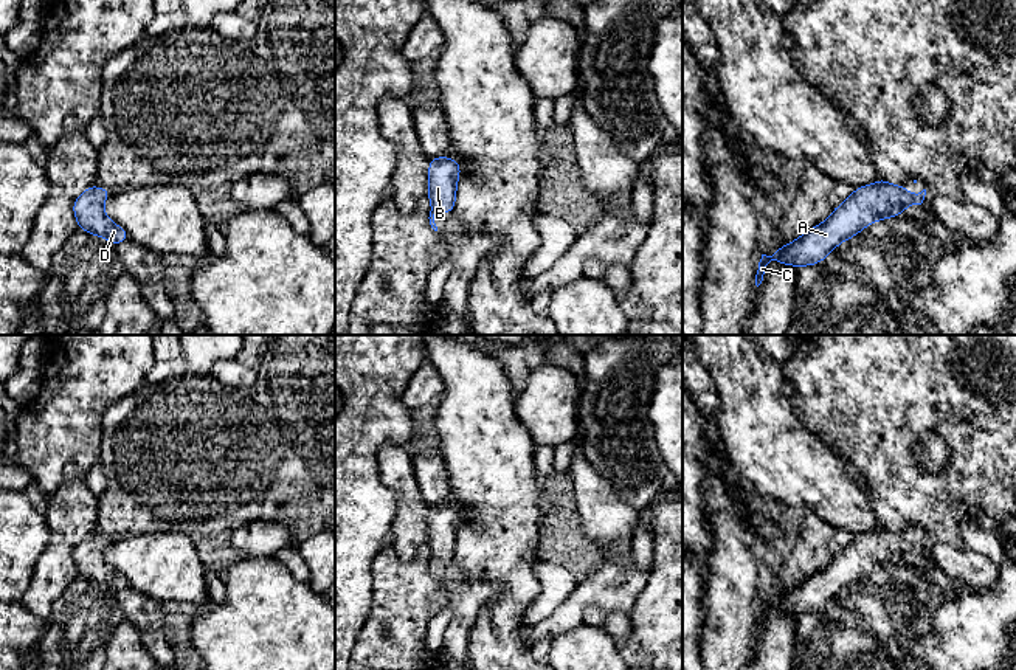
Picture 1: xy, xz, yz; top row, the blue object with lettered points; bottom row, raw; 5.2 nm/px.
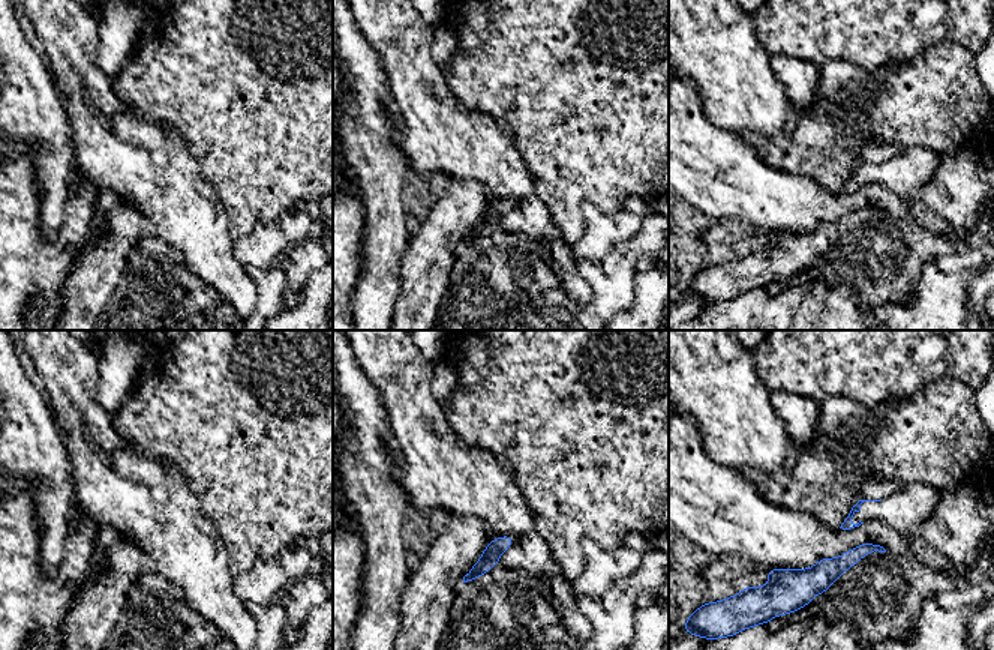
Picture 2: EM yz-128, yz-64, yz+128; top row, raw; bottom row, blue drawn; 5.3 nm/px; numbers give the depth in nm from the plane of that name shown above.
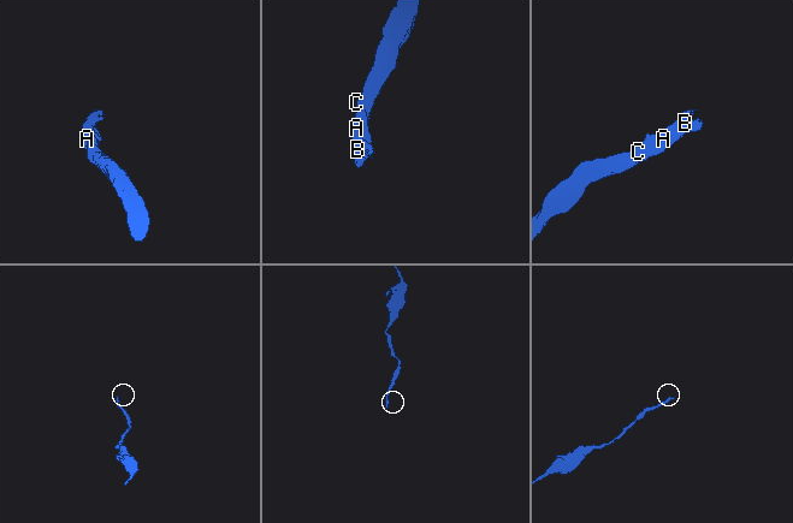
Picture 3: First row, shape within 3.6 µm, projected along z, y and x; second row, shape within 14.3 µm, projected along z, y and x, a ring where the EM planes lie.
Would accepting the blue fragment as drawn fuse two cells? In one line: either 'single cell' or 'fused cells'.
single cell

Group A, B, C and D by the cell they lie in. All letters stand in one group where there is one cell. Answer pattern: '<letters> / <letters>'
A B C D

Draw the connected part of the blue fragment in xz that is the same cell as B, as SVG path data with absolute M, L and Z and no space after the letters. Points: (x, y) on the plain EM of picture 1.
M448 504L430 506L428 546L431 547L430 572L434 578L436 560L454 560L456 534L461 523L459 510Z

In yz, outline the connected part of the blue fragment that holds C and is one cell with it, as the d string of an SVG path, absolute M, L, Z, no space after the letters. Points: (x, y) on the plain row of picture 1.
M881 524L875 532L853 537L853 541L833 557L821 572L808 577L793 591L776 597L771 603L762 602L755 633L759 634L762 631L771 606L796 614L819 611L842 588L852 586L875 568L903 561L907 552L921 552L924 543L926 537L912 543L903 532L890 532Z

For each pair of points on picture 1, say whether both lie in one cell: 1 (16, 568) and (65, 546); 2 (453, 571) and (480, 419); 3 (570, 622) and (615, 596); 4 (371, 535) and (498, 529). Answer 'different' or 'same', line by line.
1: different
2: different
3: same
4: different

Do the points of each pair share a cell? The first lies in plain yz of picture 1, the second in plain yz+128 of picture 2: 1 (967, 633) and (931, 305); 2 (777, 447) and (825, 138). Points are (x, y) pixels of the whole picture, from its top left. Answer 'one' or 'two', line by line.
1: one
2: two

